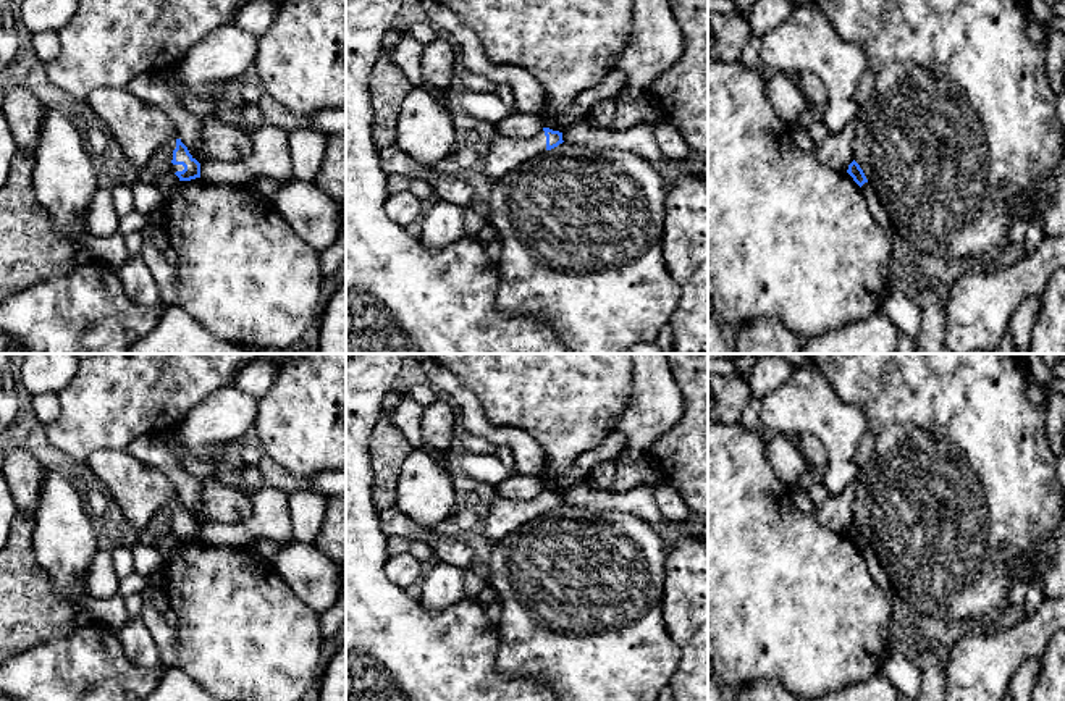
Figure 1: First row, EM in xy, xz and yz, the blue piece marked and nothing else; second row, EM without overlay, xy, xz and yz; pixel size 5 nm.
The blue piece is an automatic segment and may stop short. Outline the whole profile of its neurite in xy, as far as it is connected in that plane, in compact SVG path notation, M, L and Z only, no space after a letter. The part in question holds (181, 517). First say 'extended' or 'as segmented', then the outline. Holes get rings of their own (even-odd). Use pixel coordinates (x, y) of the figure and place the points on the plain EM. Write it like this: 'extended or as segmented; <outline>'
extended; M95 451L84 462L102 481L134 531L141 531L160 512L173 512L171 533L179 543L200 539L200 525L181 504L168 478L128 451Z

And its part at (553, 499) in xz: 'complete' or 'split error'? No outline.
split error

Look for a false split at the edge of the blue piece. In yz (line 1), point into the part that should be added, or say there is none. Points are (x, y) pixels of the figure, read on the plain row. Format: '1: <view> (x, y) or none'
1: none

